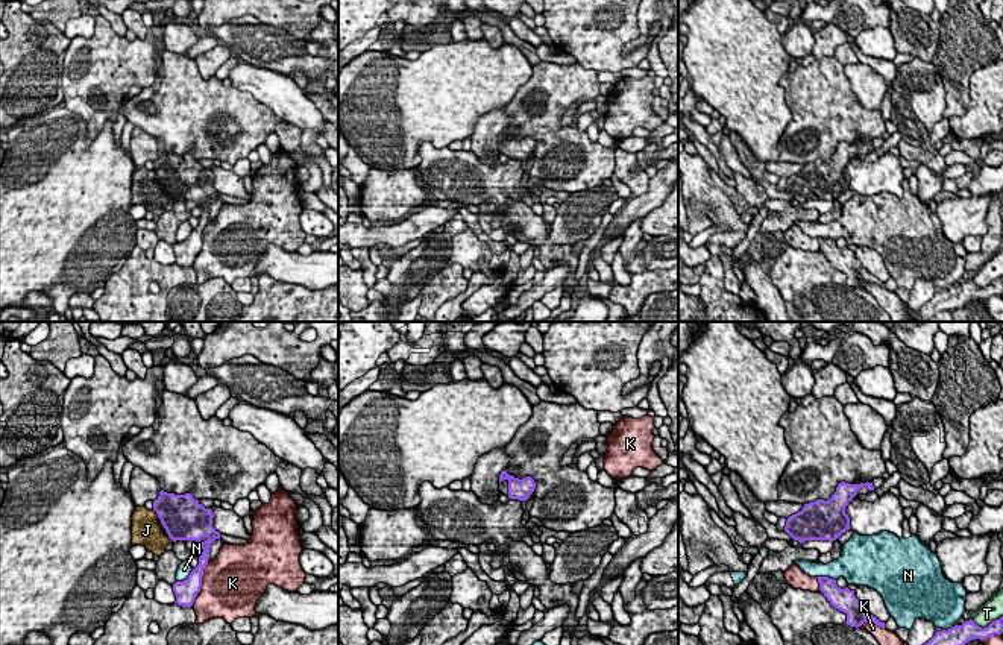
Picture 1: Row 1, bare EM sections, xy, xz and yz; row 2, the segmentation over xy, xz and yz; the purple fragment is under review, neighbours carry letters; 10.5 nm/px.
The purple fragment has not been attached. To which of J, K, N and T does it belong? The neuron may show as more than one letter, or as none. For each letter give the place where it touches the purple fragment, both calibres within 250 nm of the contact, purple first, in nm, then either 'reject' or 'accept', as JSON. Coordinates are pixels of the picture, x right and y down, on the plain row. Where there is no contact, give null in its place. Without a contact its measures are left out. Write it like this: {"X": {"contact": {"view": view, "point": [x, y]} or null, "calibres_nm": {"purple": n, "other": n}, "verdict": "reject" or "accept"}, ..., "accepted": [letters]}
{"J": {"contact": {"view": "xy", "point": [157, 173]}, "calibres_nm": {"purple": 420, "other": 300}, "verdict": "reject"}, "K": {"contact": {"view": "xy", "point": [201, 245]}, "calibres_nm": {"purple": 240, "other": 480}, "verdict": "reject"}, "N": {"contact": {"view": "xy", "point": [187, 239]}, "calibres_nm": {"purple": 240, "other": 140}, "verdict": "reject"}, "T": {"contact": {"view": "yz", "point": [988, 286]}, "calibres_nm": {"purple": 200, "other": 220}, "verdict": "reject"}, "accepted": []}

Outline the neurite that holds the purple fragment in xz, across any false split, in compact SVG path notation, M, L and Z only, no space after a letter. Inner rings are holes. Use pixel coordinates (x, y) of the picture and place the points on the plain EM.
M502 131L499 135L499 152L510 159L527 161L534 149L536 143L531 137L519 140L508 135L507 131Z

